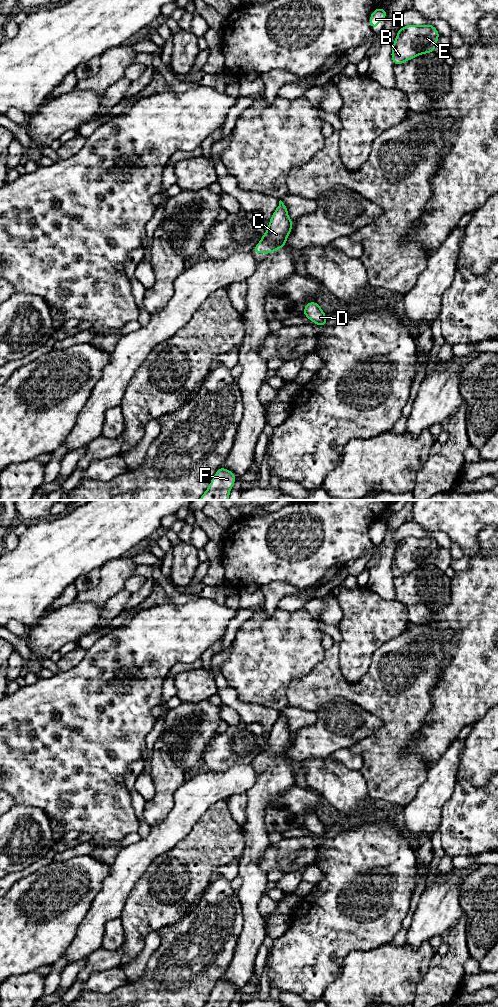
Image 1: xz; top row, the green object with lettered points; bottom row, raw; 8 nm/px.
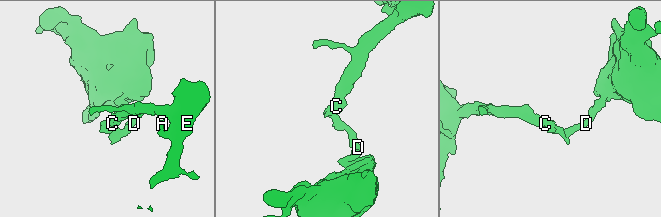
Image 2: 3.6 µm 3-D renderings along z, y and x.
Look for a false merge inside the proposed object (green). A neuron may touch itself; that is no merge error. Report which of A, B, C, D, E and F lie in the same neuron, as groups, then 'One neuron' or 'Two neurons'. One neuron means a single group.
Groups: A B C E / D F. Two neurons

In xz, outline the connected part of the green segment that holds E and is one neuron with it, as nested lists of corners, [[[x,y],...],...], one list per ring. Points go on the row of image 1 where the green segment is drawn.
[[[410,24],[400,28],[391,52],[394,65],[402,64],[421,54],[434,53],[439,36],[439,32],[431,24]]]

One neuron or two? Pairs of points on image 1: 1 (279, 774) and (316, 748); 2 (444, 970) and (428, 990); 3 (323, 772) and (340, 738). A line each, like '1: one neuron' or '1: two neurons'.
1: two neurons
2: one neuron
3: two neurons

